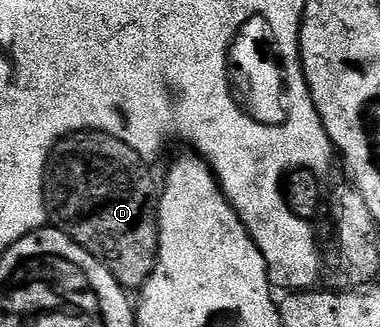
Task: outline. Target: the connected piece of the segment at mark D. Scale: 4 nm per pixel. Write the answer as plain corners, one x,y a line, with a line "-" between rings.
83,132
68,138
63,138
54,147
54,152
51,154
46,167
46,180
44,183
44,189
46,191
46,212
54,229
62,230
76,244
80,244
80,248
84,248
90,254
93,254
94,257
98,258
100,264
104,264
104,268
108,268
108,272
112,272
114,279
130,292
141,291
146,281
152,276
154,265
158,262
158,199
160,197
160,186
159,183
154,183
154,178
150,175
150,170
146,166
149,166
147,159
141,158
132,148
128,148
128,144
124,144
107,134

